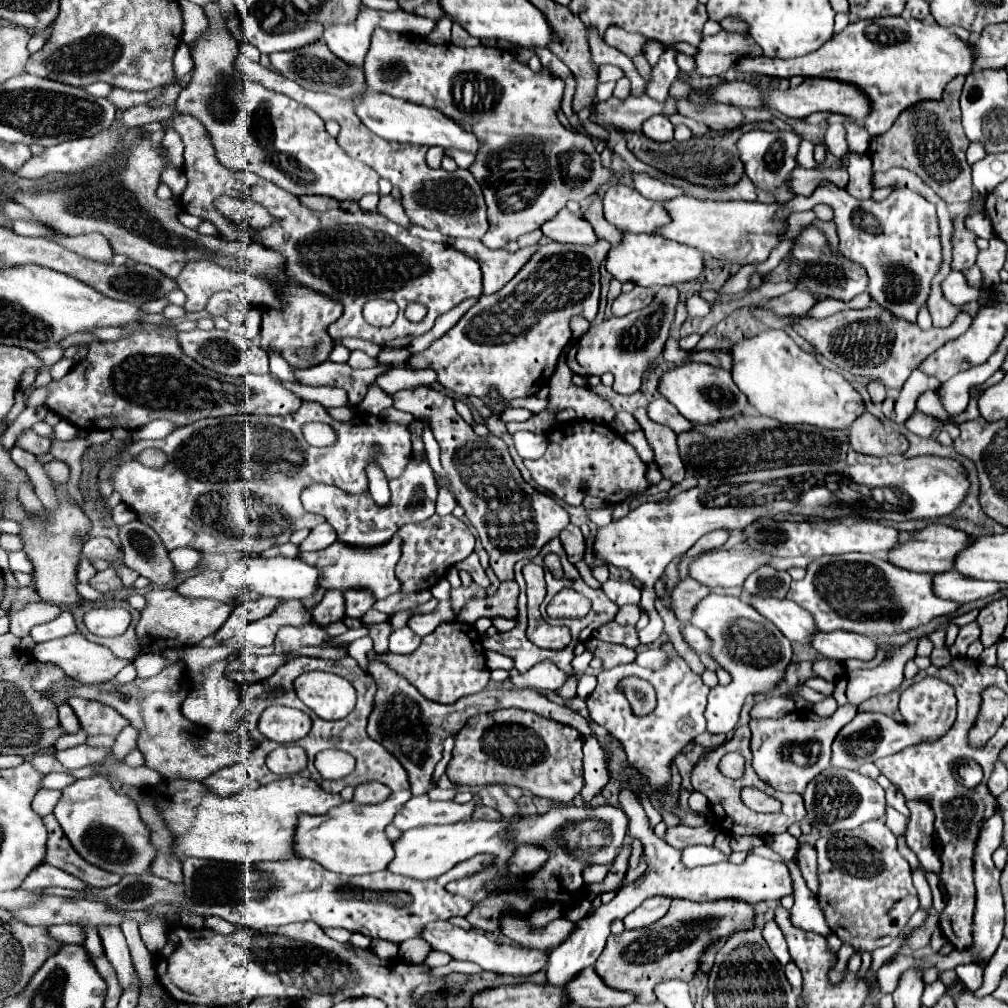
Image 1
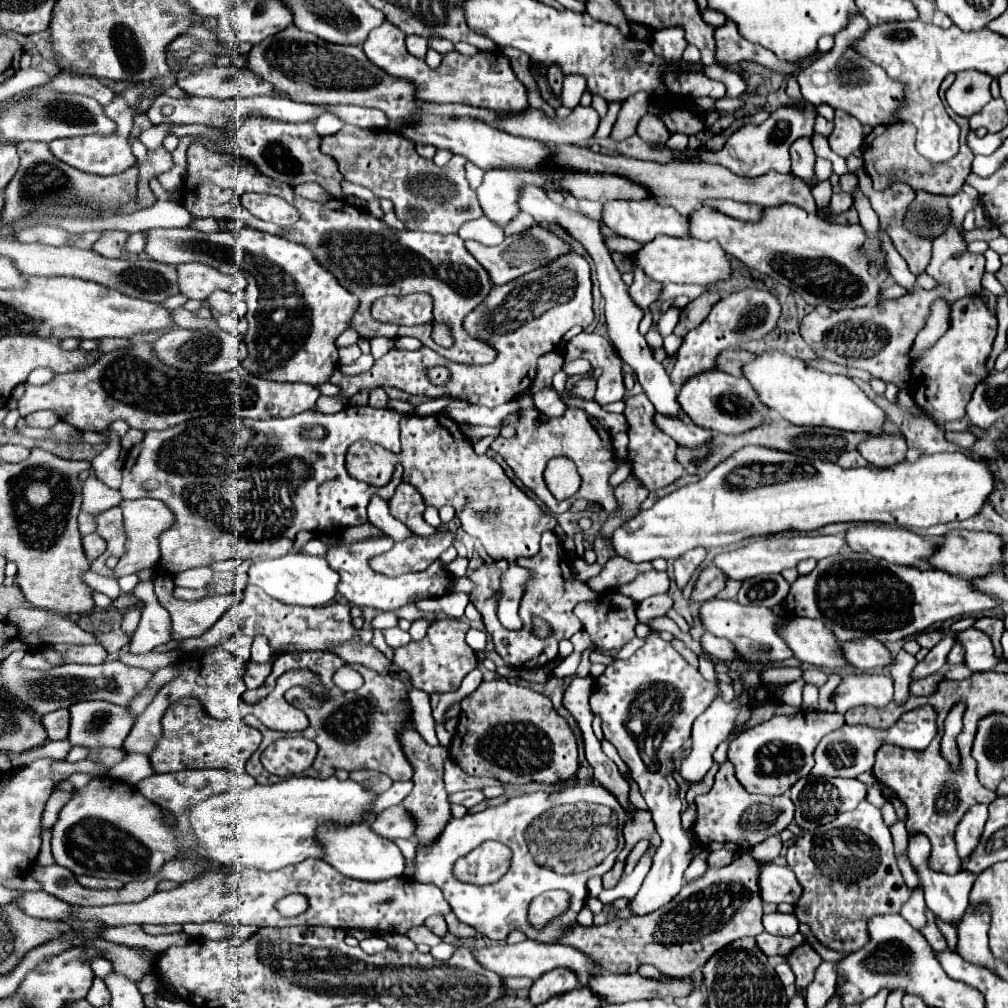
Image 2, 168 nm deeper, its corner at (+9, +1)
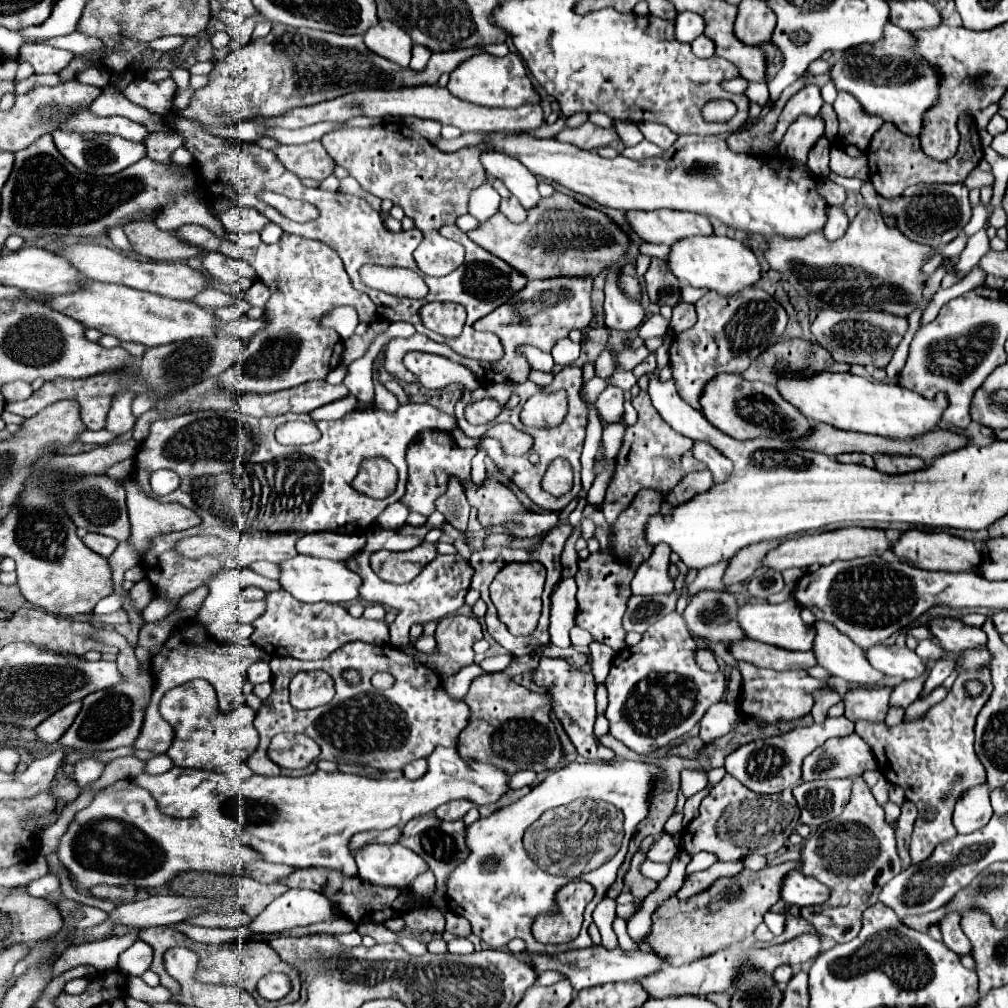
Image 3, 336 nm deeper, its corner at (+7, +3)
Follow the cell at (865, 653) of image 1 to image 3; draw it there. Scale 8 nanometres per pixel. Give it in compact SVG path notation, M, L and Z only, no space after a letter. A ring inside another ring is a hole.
M873 645L867 649L869 663L879 669L885 675L897 675L899 679L917 679L925 673L927 665L921 657L917 657L915 651L907 647L885 647L885 645Z

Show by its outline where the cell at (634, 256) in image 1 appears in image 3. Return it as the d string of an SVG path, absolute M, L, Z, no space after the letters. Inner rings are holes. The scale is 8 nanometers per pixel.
M719 235L687 237L685 241L677 241L677 245L671 247L667 265L673 271L673 275L679 277L681 281L687 281L693 287L705 287L717 291L725 297L755 285L763 277L761 263L757 261L757 255L753 253L751 247L743 245L737 239L719 237Z

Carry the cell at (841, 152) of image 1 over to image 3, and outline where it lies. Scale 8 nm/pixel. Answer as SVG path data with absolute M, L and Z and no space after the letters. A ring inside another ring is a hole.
M839 91L833 107L839 117L839 135L837 135L839 143L841 145L855 145L861 151L865 151L869 147L873 133L879 131L885 121L881 117L869 115L861 107L861 103L845 91Z

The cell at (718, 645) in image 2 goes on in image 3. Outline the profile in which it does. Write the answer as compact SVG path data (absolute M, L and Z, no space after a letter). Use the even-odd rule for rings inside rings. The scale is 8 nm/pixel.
M737 641L737 645L729 645L731 653L737 661L751 661L761 667L769 667L775 671L789 671L789 669L809 669L817 665L813 651L789 651L779 649L775 645L767 645L761 641Z

